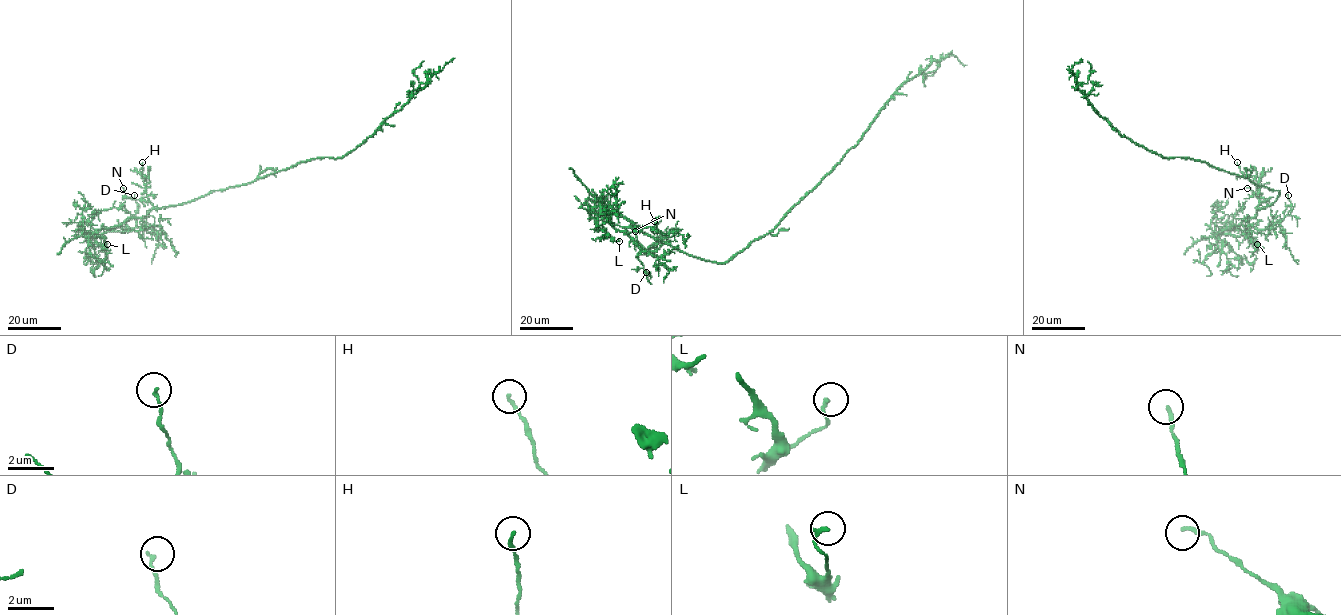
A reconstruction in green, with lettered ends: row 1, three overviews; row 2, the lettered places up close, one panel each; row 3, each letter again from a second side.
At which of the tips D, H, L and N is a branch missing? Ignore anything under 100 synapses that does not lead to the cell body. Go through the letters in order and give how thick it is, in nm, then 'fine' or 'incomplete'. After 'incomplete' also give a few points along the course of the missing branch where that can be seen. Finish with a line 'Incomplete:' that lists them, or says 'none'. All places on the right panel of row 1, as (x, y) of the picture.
D: 120 nm thick; fine
H: 140 nm thick; fine
L: 180 nm thick; fine
N: 150 nm thick; fine
Incomplete: none

